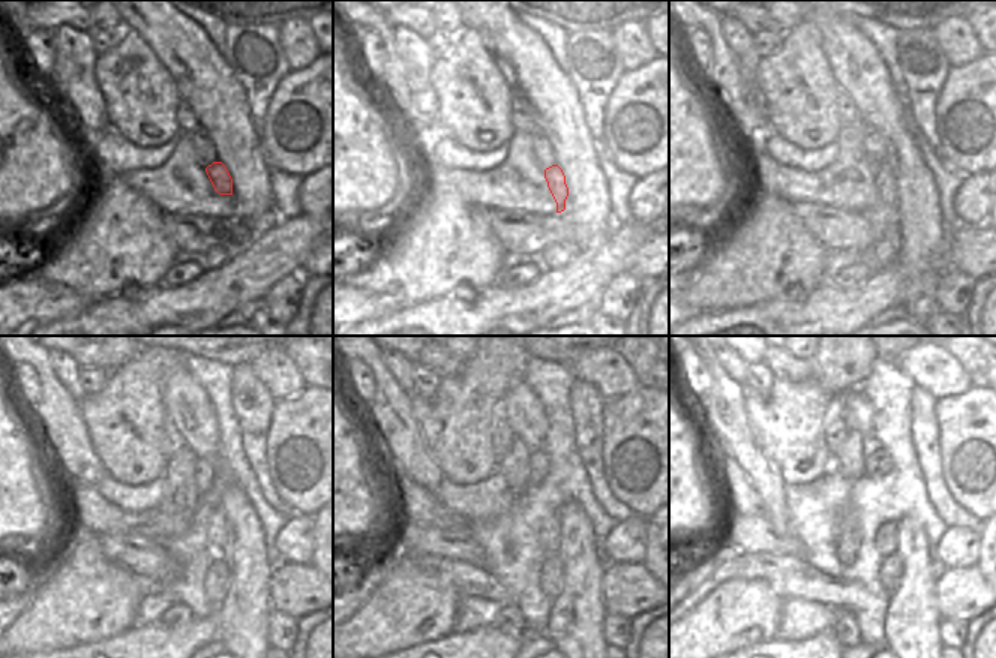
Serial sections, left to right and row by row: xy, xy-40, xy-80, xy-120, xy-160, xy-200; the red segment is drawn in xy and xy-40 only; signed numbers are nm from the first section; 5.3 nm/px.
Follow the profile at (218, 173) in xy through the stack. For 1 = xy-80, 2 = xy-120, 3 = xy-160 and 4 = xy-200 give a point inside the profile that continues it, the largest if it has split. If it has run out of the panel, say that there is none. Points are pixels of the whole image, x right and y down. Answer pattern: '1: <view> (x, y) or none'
1: xy-80 (884, 177)
2: xy-120 (216, 528)
3: xy-160 (549, 534)
4: xy-200 (887, 537)

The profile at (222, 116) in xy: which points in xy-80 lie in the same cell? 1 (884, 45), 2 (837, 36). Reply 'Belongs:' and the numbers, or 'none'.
Belongs: 2

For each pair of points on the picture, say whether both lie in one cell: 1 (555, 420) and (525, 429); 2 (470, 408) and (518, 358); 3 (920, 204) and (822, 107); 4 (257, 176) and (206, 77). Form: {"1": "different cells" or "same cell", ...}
{"1": "different cells", "2": "same cell", "3": "different cells", "4": "same cell"}

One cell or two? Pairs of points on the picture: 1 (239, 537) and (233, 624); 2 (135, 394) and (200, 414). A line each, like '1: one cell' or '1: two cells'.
1: one cell
2: two cells

